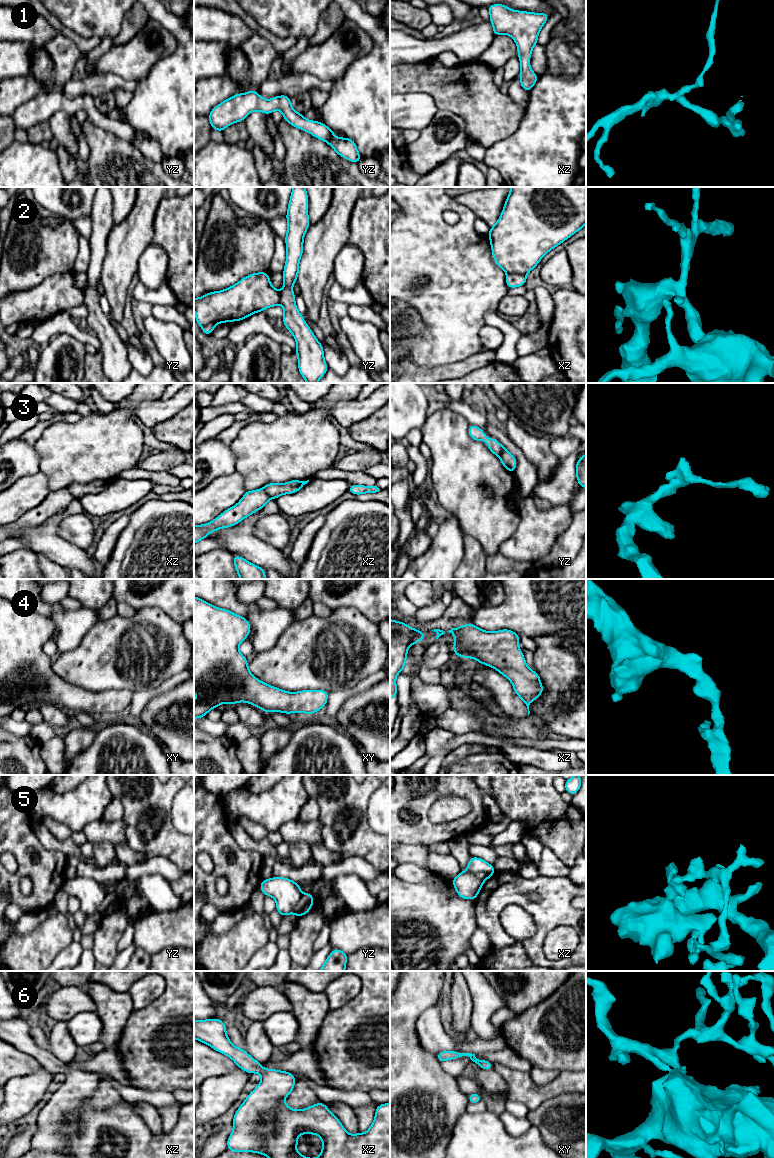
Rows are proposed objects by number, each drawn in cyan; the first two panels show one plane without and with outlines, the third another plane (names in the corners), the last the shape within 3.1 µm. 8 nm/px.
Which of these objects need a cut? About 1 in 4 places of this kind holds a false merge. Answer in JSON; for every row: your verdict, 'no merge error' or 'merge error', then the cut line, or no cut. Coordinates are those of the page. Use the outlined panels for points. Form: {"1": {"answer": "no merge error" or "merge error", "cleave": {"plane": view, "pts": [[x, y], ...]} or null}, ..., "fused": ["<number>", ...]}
{"1": {"answer": "no merge error", "cleave": null}, "2": {"answer": "merge error", "cleave": {"plane": "xz", "pts": [[507, 272], [525, 275]]}}, "3": {"answer": "merge error", "cleave": {"plane": "yz", "pts": [[501, 445], [501, 452], [498, 455]]}}, "4": {"answer": "no merge error", "cleave": null}, "5": {"answer": "merge error", "cleave": {"plane": "yz", "pts": [[303, 894], [292, 912]]}}, "6": {"answer": "no merge error", "cleave": null}, "fused": ["2", "3", "5"]}

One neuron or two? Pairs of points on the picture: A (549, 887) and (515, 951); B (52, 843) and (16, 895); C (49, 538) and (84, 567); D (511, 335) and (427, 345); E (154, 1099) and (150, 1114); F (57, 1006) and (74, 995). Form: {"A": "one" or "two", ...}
{"A": "two", "B": "two", "C": "one", "D": "two", "E": "two", "F": "one"}

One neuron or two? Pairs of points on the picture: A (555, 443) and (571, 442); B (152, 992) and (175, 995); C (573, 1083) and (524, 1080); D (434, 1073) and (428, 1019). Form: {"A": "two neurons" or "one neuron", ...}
{"A": "one neuron", "B": "two neurons", "C": "one neuron", "D": "two neurons"}

